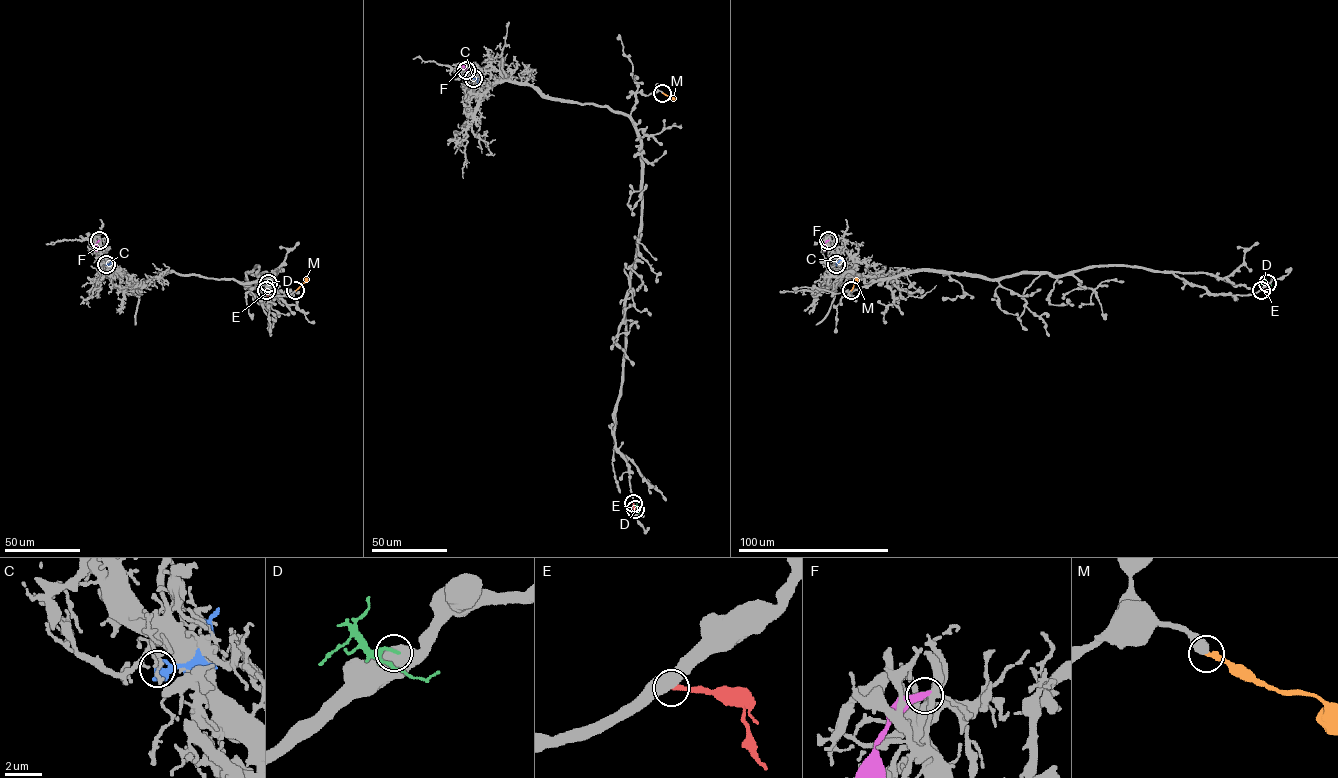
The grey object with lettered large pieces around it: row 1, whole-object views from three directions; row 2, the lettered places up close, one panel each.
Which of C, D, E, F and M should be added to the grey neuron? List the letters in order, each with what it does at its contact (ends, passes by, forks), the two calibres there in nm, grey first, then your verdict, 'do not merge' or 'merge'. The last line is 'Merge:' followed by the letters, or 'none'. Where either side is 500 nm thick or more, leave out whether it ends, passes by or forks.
C: it ends | 180/440 nm | do not merge
D: 700/200 nm | do not merge
E: 550/240 nm | do not merge
F: it ends | 280/440 nm | do not merge
M: it ends | 480/280 nm | merge
Merge: M

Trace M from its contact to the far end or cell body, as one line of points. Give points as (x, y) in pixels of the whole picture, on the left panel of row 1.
M: (295, 290), (307, 278)

